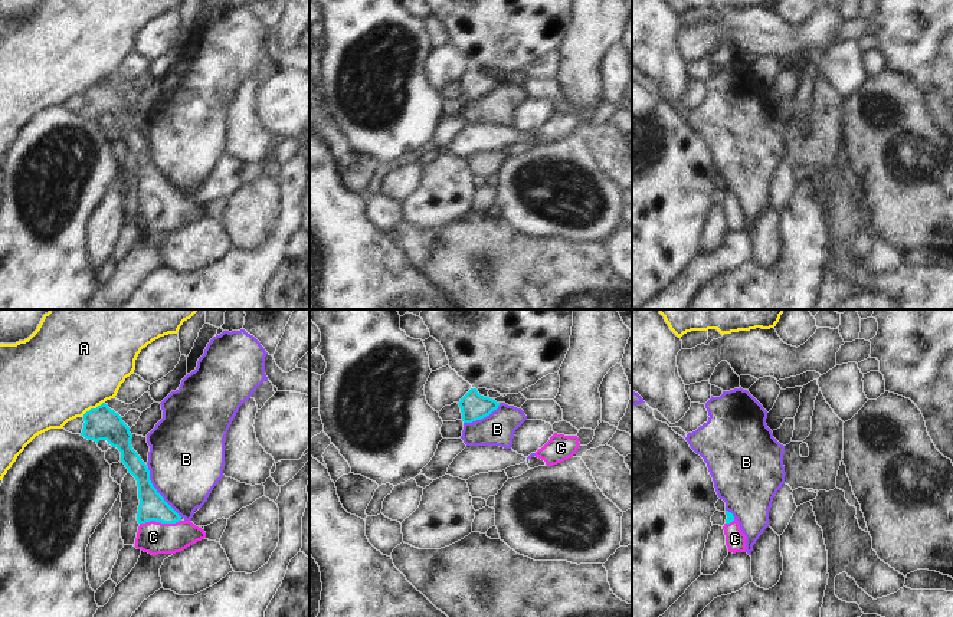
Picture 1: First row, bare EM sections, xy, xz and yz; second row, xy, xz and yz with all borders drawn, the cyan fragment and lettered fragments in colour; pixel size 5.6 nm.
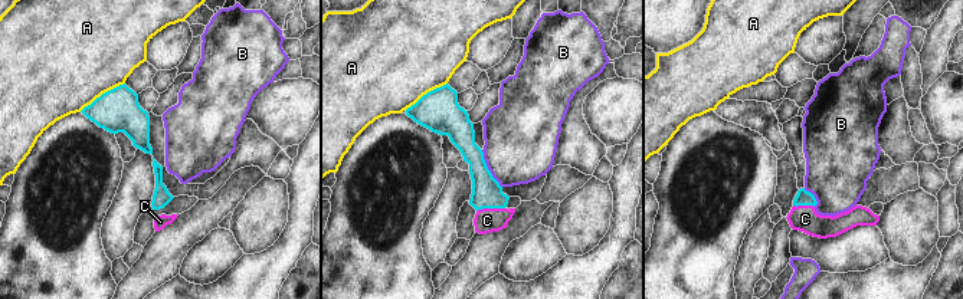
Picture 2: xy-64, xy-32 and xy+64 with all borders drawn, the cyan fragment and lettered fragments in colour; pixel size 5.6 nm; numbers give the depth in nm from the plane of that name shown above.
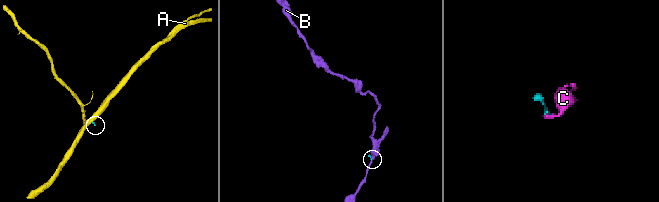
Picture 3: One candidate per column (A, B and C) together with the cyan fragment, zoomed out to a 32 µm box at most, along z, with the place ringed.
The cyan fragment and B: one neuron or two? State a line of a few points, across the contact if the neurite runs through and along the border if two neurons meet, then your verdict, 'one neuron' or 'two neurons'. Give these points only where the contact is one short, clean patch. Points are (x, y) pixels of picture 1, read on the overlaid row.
line xy (147, 468), (151, 485), (182, 517); two neurons

